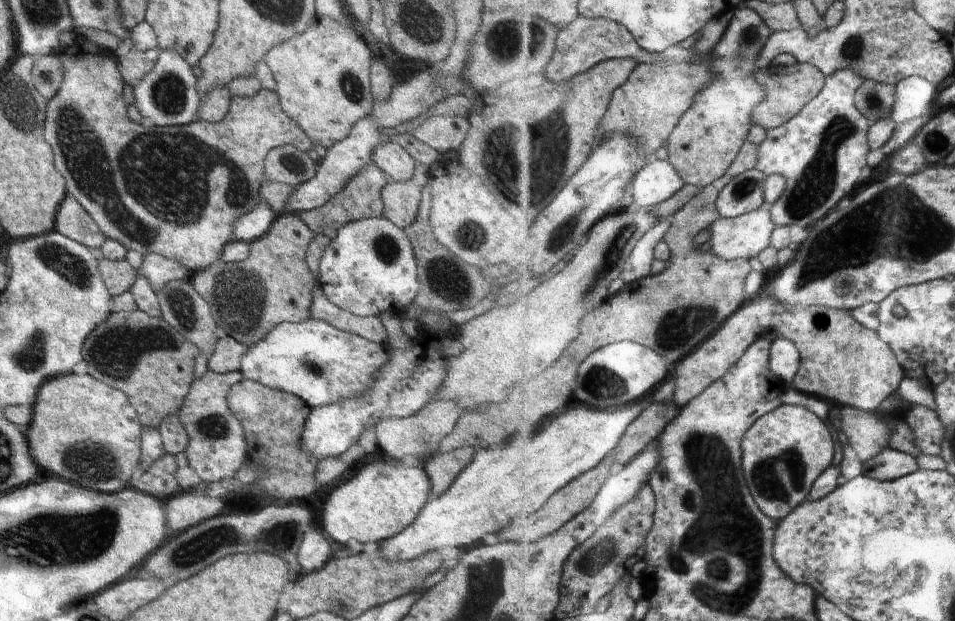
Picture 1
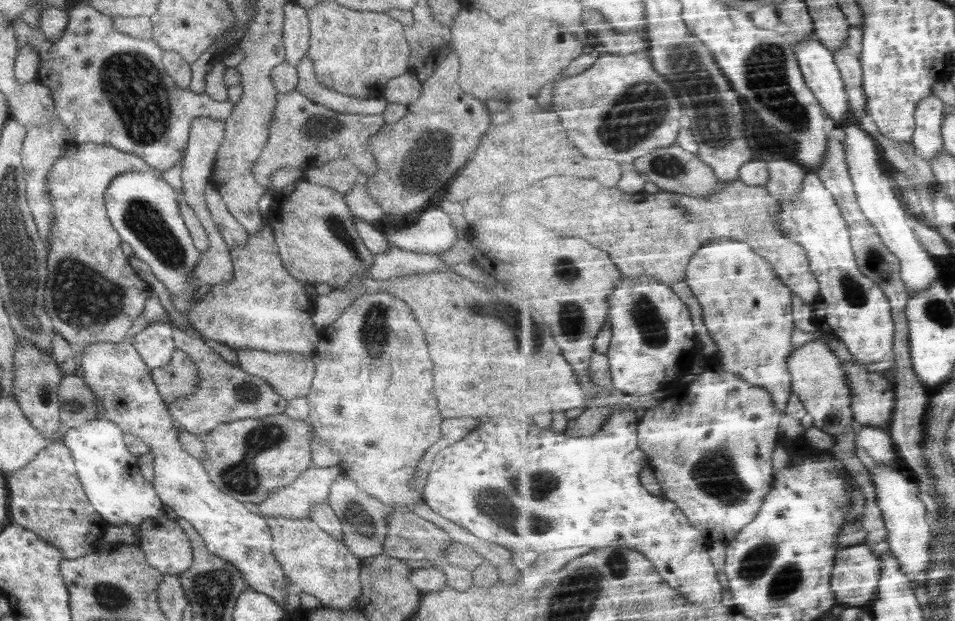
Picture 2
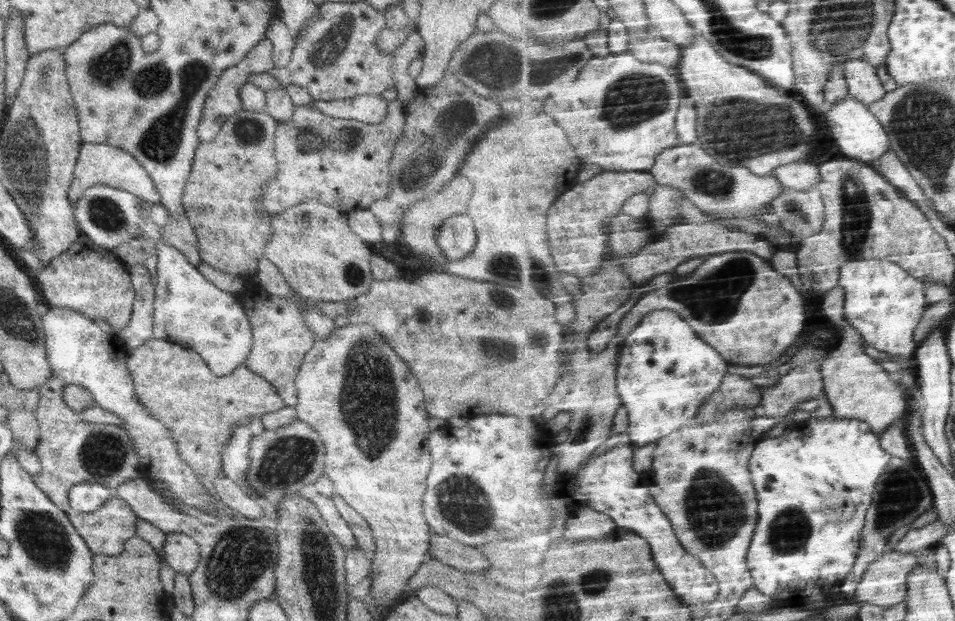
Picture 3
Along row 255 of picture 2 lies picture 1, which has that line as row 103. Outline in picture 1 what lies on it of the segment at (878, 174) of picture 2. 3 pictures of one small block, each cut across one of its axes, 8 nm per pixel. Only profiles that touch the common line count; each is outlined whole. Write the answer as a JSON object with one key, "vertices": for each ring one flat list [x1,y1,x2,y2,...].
{"vertices":[[924,76,908,77,897,84,898,104,893,119,901,125,913,123,935,104,938,85]]}

